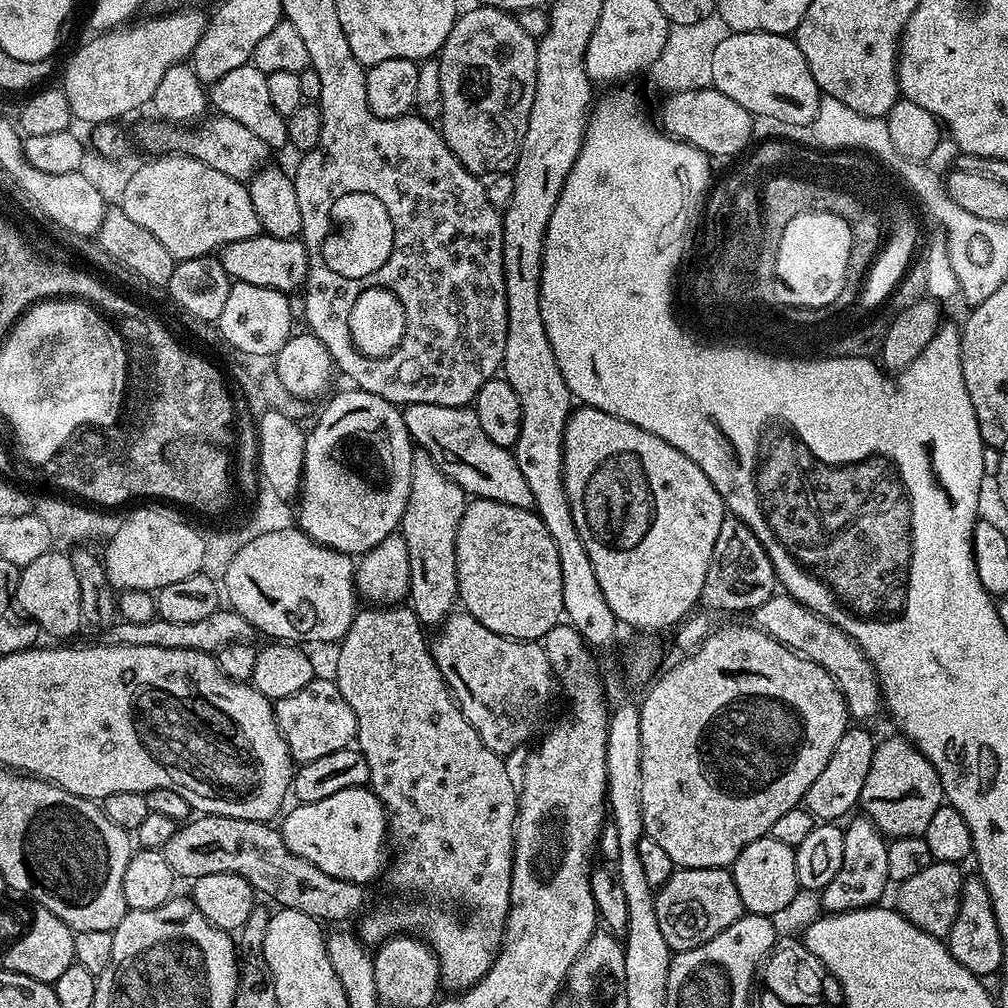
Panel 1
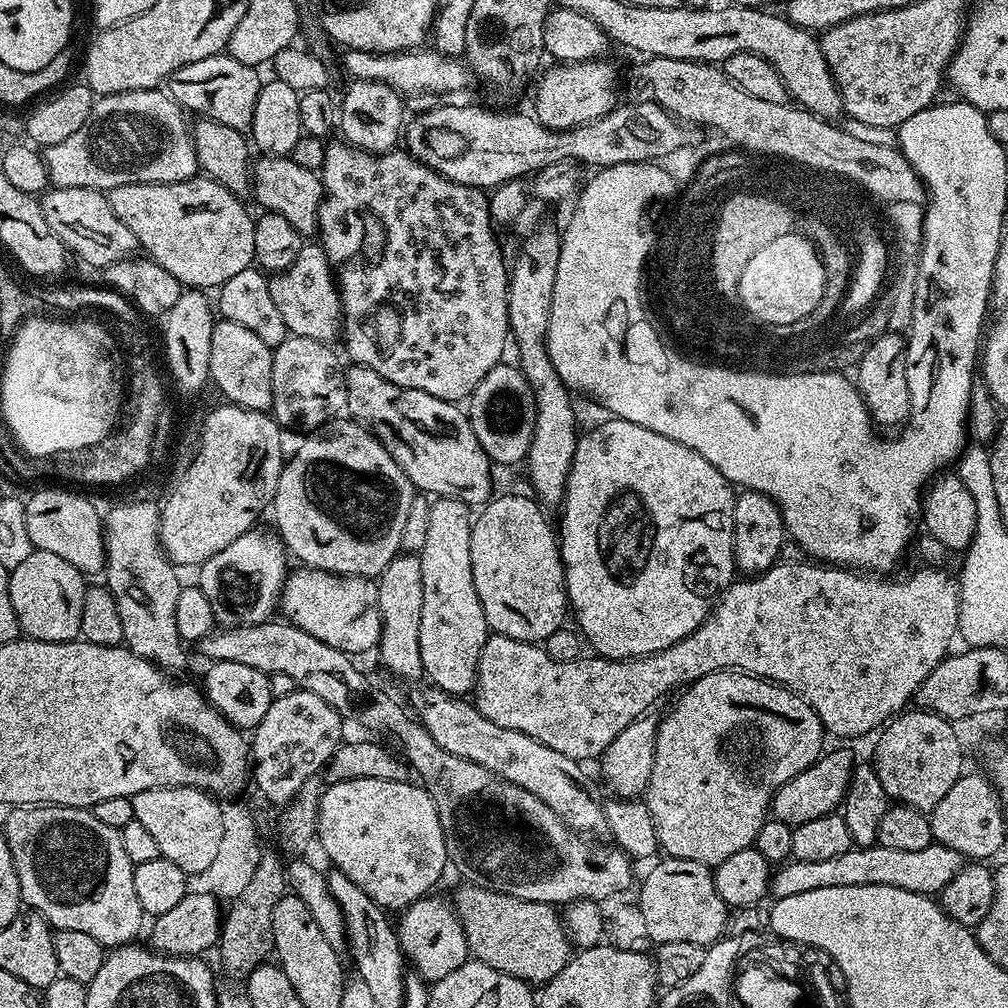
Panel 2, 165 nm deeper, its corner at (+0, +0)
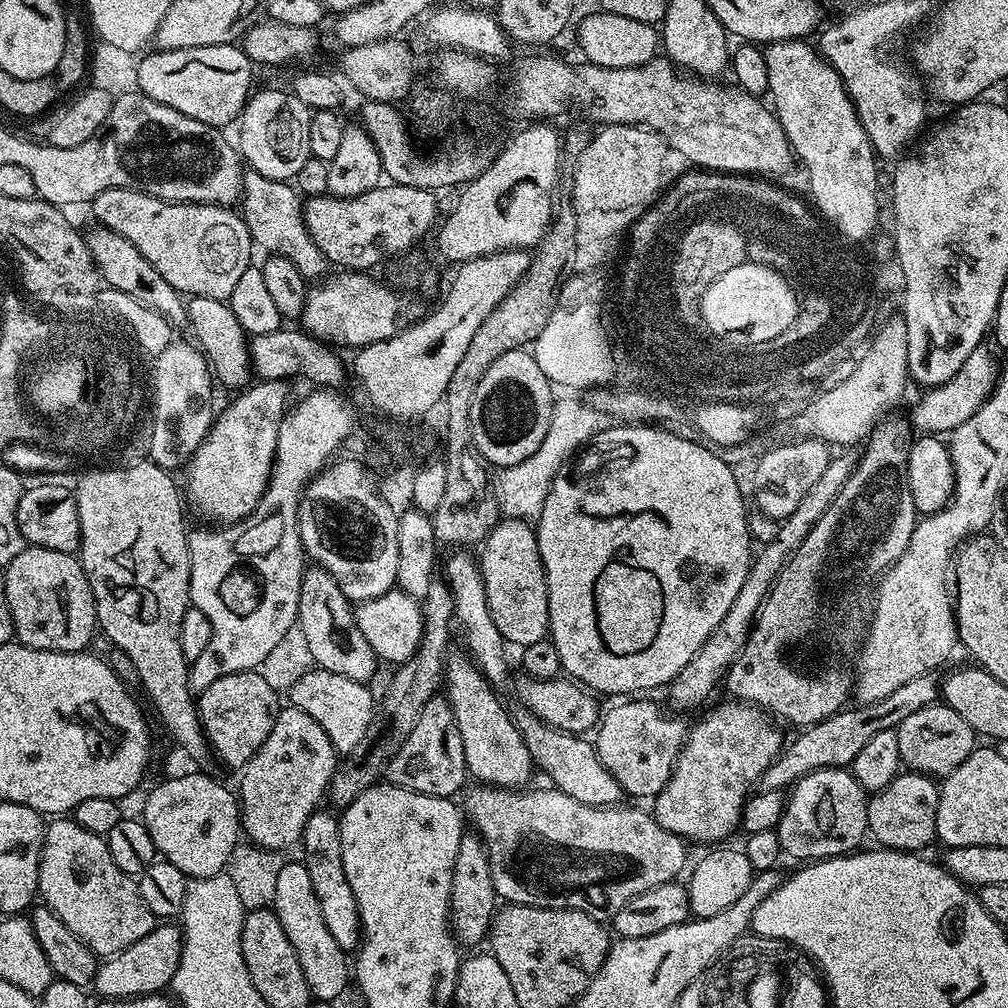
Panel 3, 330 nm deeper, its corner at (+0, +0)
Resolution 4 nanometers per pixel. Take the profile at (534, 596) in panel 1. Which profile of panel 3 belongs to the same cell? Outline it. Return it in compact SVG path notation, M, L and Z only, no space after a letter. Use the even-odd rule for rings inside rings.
M504 518L493 523L491 532L485 537L479 549L478 563L484 579L486 602L490 606L490 618L494 618L494 626L504 635L509 645L523 646L530 642L538 642L548 636L548 587L544 577L542 558L538 554L535 527L526 520Z

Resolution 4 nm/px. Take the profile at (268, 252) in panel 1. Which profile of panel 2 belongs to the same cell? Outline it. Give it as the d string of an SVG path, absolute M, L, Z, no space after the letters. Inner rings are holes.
M305 243L301 247L298 258L285 272L277 272L268 281L270 294L282 314L282 322L286 322L289 333L294 336L305 336L325 342L339 337L342 332L342 309L340 293L336 287L336 277L323 247L319 243Z

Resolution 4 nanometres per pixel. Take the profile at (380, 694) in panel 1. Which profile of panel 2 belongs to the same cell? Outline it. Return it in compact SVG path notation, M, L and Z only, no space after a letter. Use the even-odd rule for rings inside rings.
M398 554L382 570L376 585L382 630L380 660L396 676L420 676L422 658L418 646L418 626L422 622L422 566L416 554Z

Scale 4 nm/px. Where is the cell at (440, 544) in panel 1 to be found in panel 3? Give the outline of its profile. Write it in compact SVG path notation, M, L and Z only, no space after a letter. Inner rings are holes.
M449 655L443 671L443 683L446 685L446 699L452 708L454 722L458 722L458 734L462 734L469 777L497 788L527 785L527 780L534 773L530 750L526 750L526 742L522 742L522 734L518 734L511 711L507 707L504 709L503 702L496 697L497 689L483 676L471 656Z

